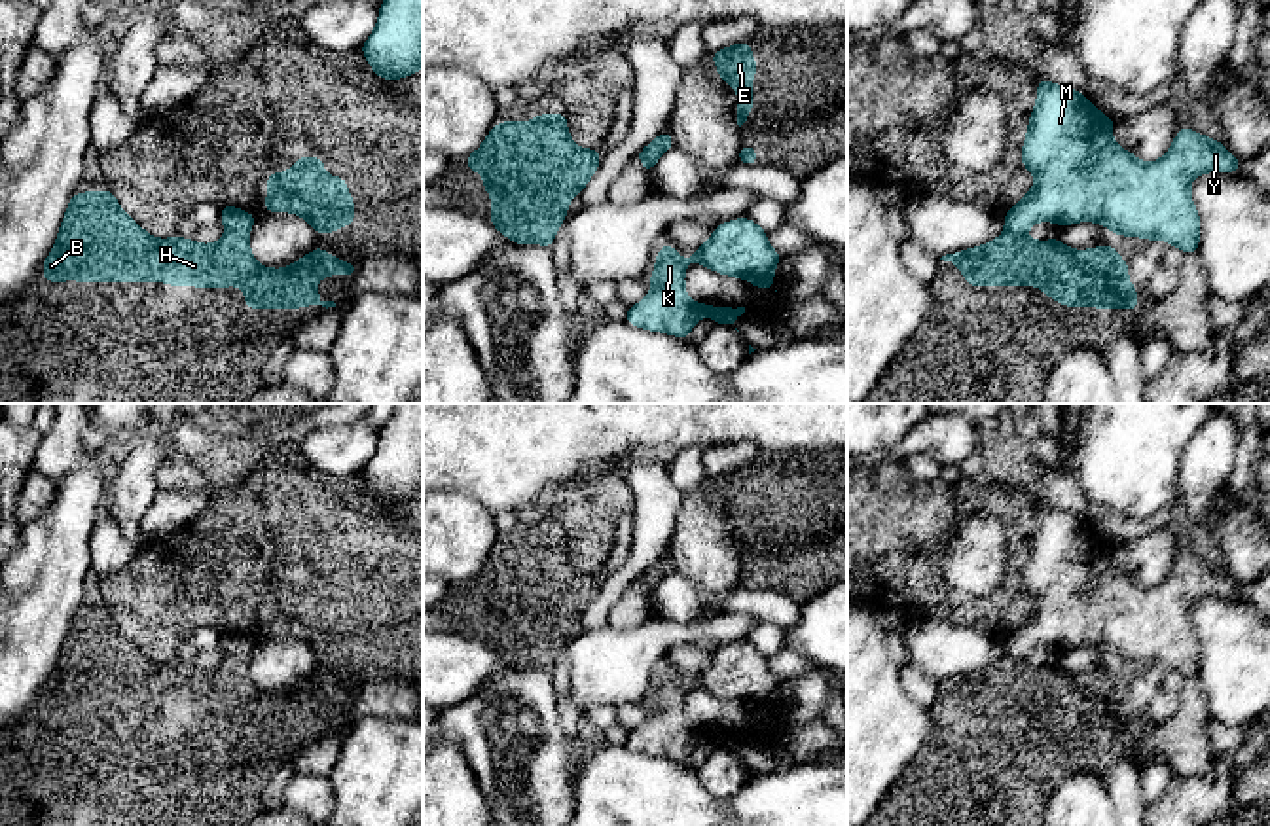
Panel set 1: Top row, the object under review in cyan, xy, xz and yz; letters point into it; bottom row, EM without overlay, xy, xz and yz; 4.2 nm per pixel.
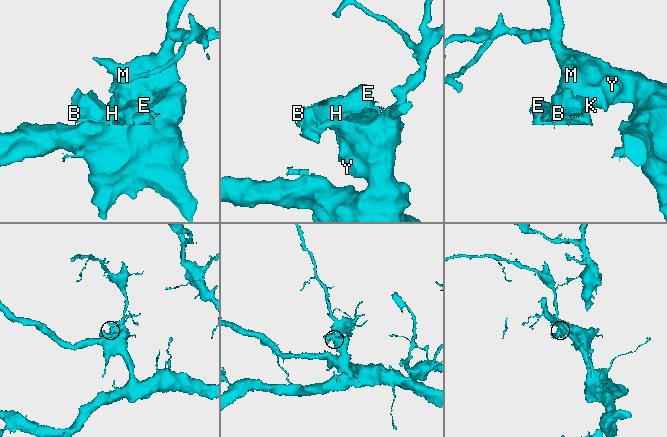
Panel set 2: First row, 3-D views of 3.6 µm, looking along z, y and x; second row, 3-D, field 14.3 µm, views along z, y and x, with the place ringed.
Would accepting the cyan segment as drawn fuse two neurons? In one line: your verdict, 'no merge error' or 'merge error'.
merge error

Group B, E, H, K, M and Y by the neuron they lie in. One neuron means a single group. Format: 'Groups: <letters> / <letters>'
Groups: B E H / K M Y

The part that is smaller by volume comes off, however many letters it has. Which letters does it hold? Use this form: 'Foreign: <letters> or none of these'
Foreign: B, E, H

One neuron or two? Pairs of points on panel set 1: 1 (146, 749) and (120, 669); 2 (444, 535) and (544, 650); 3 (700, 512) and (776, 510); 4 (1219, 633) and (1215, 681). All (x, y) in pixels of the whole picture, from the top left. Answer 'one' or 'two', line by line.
1: one
2: two
3: two
4: one

